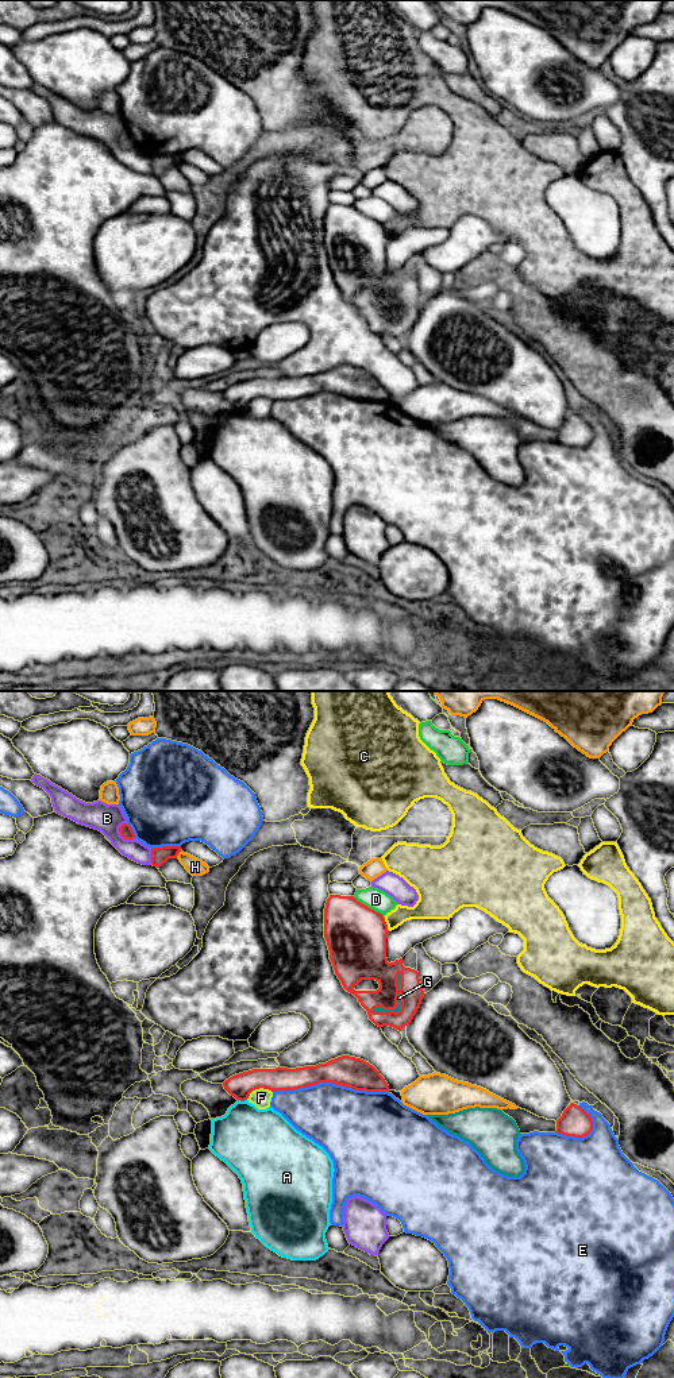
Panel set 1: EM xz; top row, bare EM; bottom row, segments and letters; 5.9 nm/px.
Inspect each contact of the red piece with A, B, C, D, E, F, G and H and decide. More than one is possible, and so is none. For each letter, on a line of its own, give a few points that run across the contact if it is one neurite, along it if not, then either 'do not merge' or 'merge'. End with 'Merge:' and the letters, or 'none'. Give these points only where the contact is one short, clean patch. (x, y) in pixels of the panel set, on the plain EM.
A: do not merge
B: do not merge
C: do not merge
D: do not merge
E: do not merge
F: line xz (272, 400), (255, 397), (246, 408); do not merge
G: line xz (378, 278), (391, 290), (391, 317), (399, 307); merge
H: do not merge
Merge: G

